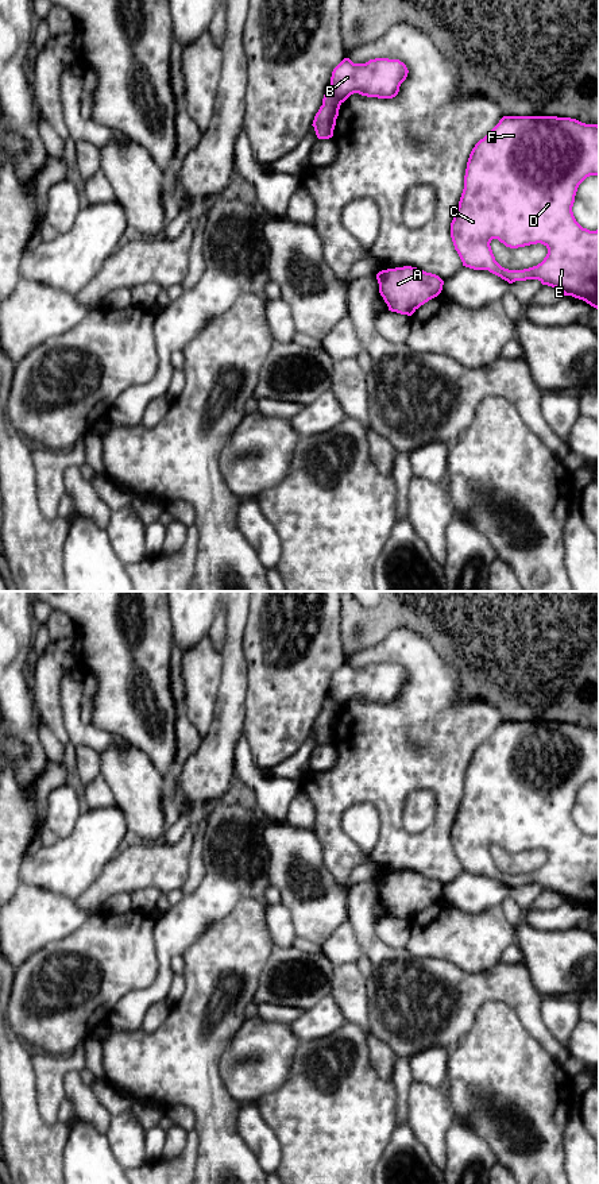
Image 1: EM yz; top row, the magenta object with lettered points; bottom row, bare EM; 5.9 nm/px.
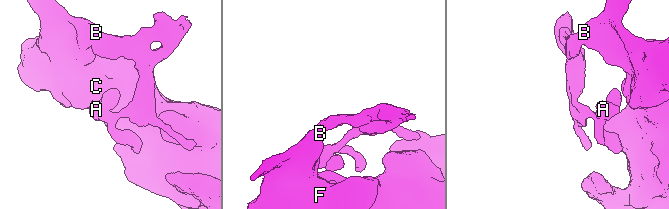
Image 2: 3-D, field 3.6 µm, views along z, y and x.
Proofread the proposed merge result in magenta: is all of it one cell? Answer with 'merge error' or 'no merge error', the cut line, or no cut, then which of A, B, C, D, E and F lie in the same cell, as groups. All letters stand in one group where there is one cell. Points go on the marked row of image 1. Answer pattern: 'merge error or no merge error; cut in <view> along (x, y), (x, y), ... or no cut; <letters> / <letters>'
merge error; cut in yz along (329, 88), (341, 101); A / B C D E F

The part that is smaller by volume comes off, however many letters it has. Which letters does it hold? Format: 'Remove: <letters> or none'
Remove: A

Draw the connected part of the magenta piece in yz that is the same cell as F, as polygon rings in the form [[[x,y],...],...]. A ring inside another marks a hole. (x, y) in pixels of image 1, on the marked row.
[[[503,116],[499,123],[472,149],[465,176],[464,176],[464,189],[459,201],[459,207],[455,212],[453,220],[451,223],[451,238],[457,251],[463,266],[474,270],[488,270],[490,273],[501,277],[502,279],[513,284],[515,281],[538,279],[542,285],[548,285],[559,289],[564,296],[572,296],[575,298],[583,300],[594,308],[599,308],[599,230],[590,231],[583,228],[575,219],[572,207],[575,203],[575,196],[579,185],[590,176],[599,176],[599,126],[586,124],[571,117],[557,117],[557,116]],[[498,239],[506,247],[518,248],[530,244],[541,243],[548,248],[548,254],[541,263],[537,266],[523,269],[523,270],[509,270],[502,267],[496,261],[491,250],[491,240]]]

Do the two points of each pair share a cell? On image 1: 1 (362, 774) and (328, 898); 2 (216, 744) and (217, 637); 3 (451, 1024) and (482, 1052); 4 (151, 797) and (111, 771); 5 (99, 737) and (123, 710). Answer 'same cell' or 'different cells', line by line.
1: different cells
2: different cells
3: different cells
4: same cell
5: different cells

